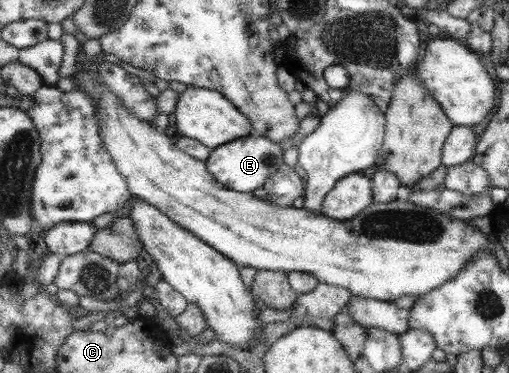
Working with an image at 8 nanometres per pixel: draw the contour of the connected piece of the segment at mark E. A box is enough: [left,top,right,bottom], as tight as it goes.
[207,134,284,193]

